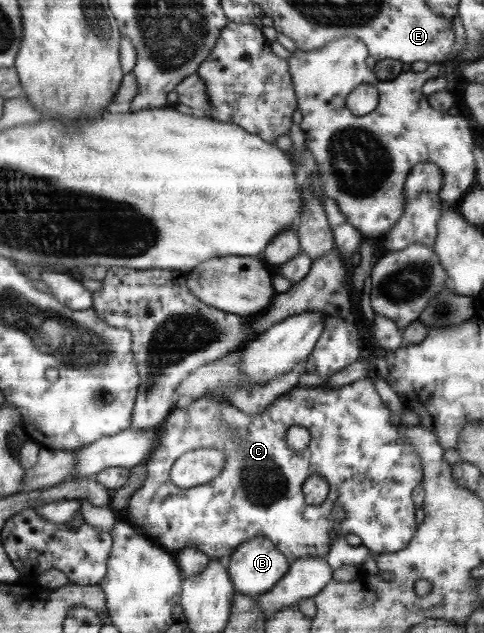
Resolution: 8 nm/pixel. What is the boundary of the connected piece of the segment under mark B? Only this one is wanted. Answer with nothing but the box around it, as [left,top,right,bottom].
[226,536,292,598]

